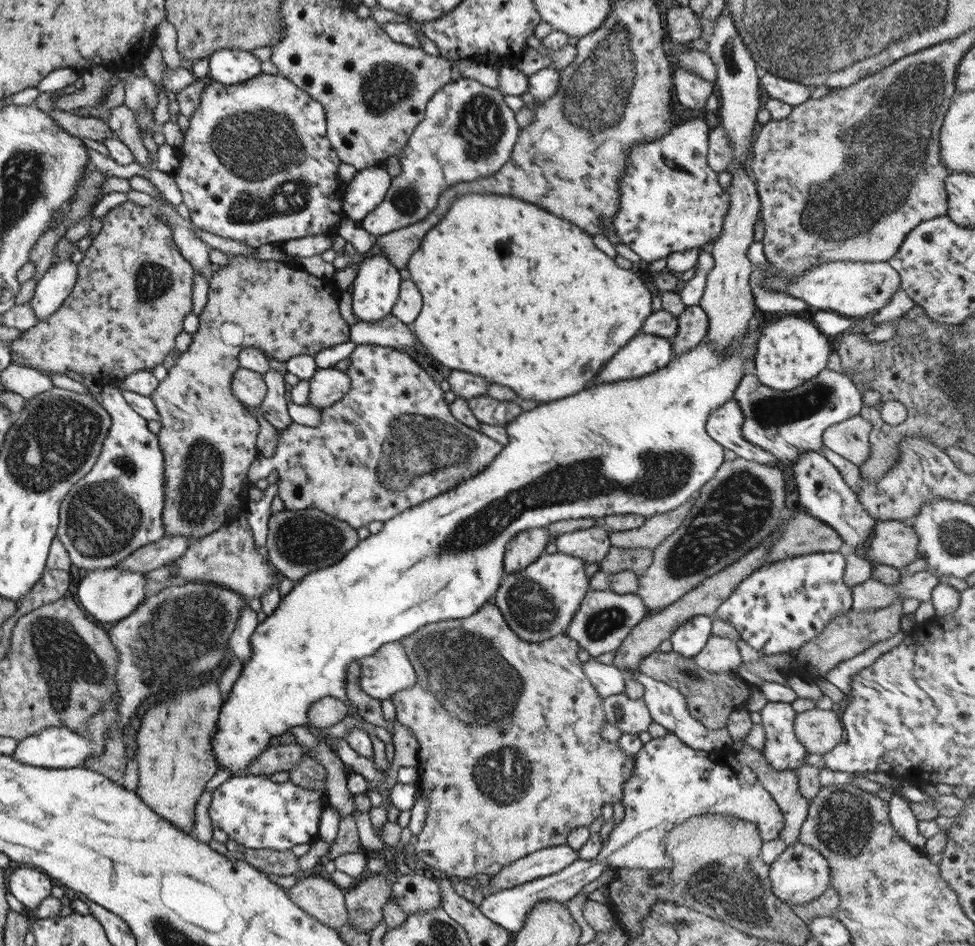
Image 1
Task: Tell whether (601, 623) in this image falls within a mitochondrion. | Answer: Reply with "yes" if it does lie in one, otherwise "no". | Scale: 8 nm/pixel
yes

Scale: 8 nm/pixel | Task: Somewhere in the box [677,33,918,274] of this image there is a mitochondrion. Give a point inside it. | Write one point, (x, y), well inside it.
(728, 56)

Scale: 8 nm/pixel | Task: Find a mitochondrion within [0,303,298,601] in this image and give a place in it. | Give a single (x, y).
(58, 438)

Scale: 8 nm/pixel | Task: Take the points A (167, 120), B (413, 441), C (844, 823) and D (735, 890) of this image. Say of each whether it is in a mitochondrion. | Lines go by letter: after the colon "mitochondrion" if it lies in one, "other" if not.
A: other
B: mitochondrion
C: mitochondrion
D: mitochondrion

